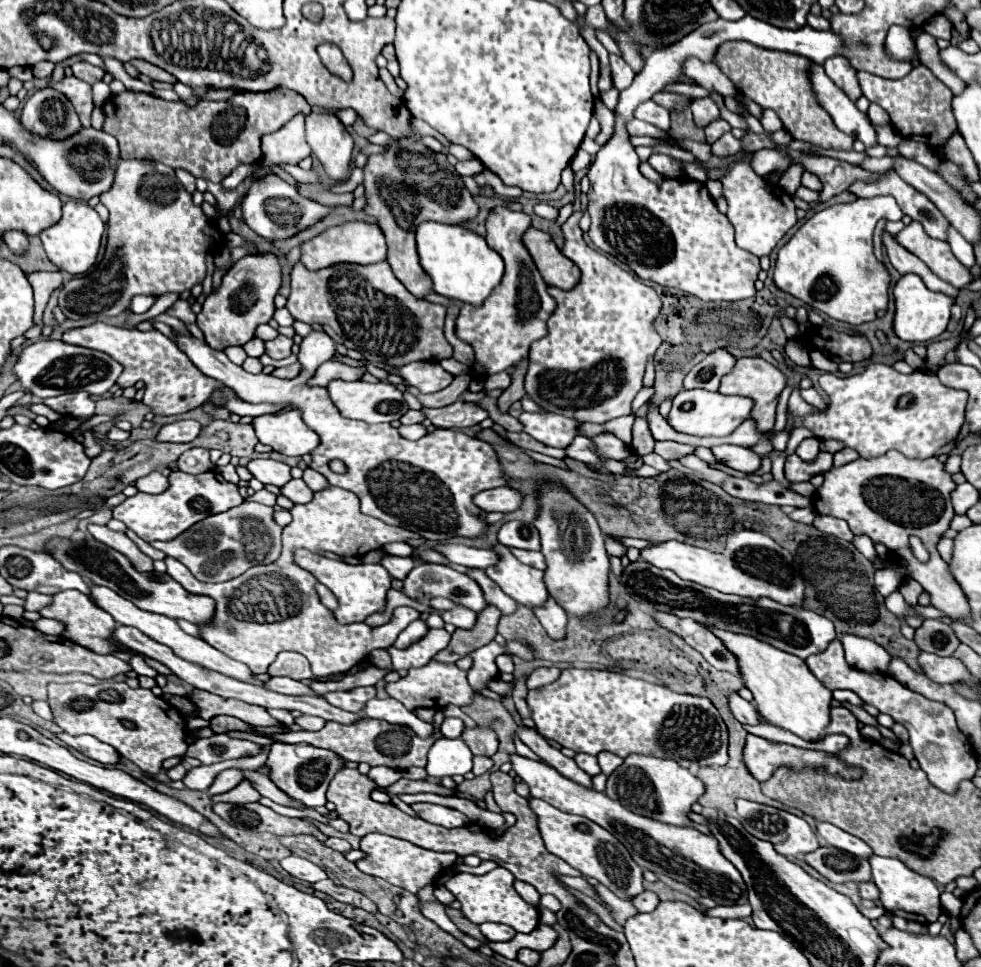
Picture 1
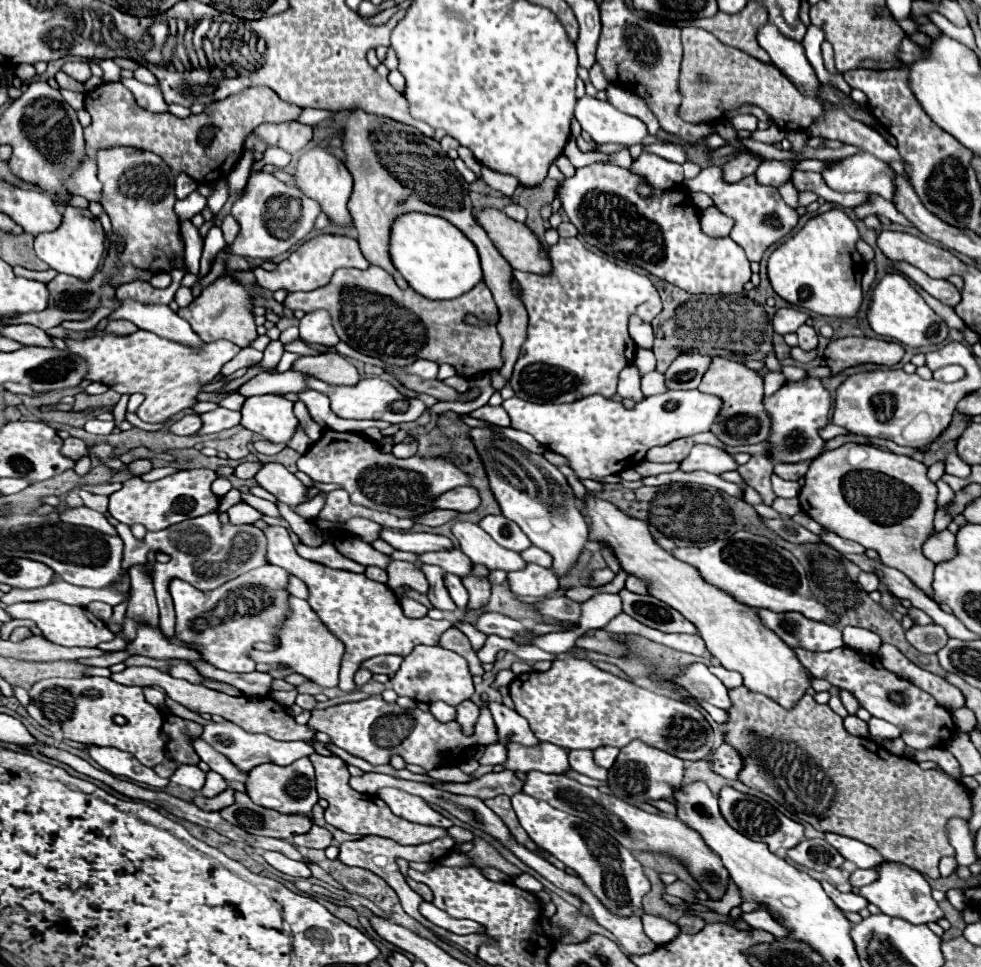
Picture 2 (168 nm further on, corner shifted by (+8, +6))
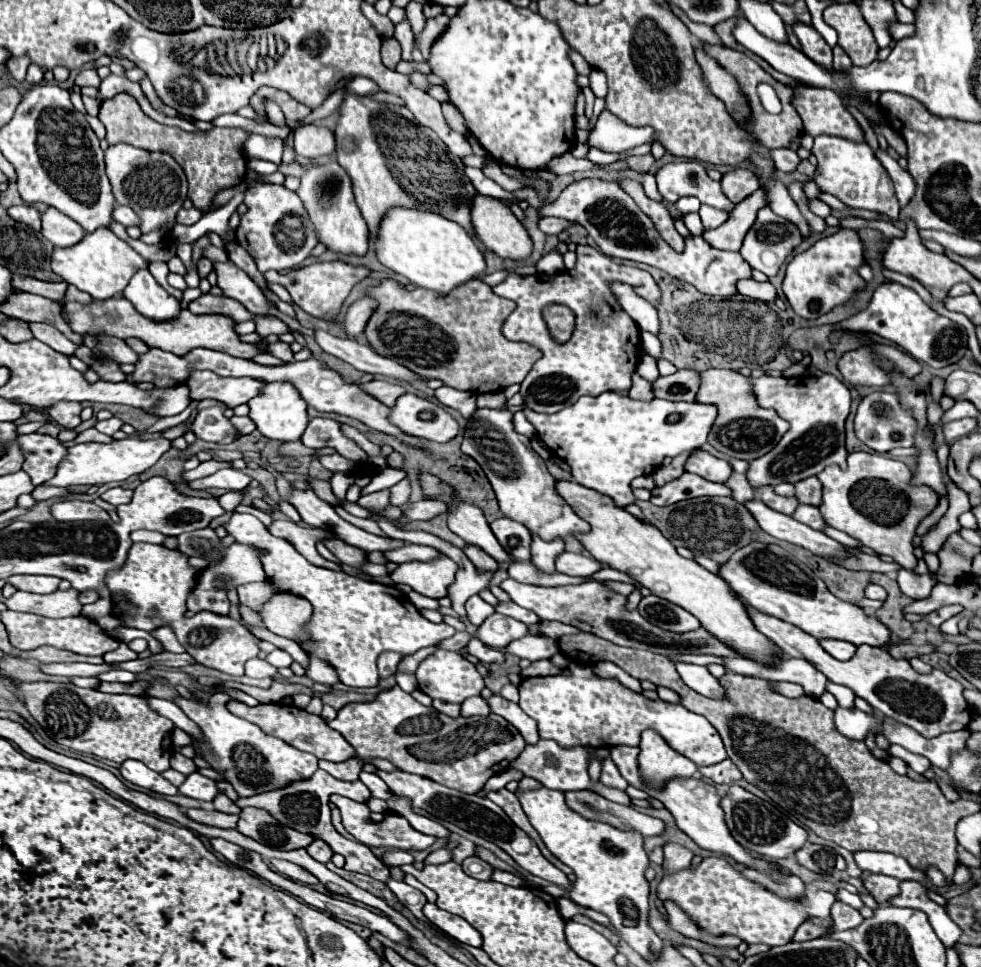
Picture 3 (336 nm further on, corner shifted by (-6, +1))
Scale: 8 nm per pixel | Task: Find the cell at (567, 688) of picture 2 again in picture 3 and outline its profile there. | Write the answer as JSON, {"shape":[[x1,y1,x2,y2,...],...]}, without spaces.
{"shape":[[572,663,570,669,564,675,554,675,554,677,530,677,522,679,520,683,520,707,524,709,526,715,530,715,538,723,540,739,552,739,562,747,616,747,616,745,630,745,638,747,640,743,640,733,646,729,656,731,674,751,682,753,690,761,694,761,698,767,704,765,714,765,726,759,726,749,724,743,718,735,718,731,706,721,706,717,688,711,682,705,666,703,666,701,652,701,646,699,642,693,636,693,628,687,624,687,618,679,602,679,598,677,590,667]]}

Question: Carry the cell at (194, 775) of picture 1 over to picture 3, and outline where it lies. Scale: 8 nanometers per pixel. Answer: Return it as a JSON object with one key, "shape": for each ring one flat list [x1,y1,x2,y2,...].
{"shape":[[196,771,196,773,188,775,186,781,180,785,180,793,200,799,200,801,212,801,218,795,218,787,216,787,214,779,204,777]]}

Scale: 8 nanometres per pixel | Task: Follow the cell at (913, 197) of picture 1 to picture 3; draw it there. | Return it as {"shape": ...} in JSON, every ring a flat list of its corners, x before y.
{"shape":[[820,135,814,139,812,153,818,159,820,175,816,177,818,187,824,193,830,193,844,201,850,207,856,209,870,209,884,213,892,219,892,213,898,213,900,205,894,197,894,185,890,185,890,177,886,177,886,171,882,165,878,165,878,157,874,157,874,151,866,143,854,143,832,135]]}

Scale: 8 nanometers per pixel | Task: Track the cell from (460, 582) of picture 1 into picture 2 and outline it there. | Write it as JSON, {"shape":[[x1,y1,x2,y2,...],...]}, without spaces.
{"shape":[[448,574,446,588,448,588,448,592,450,592,450,596,452,596,452,600,456,602,458,608,466,608,468,606,468,590,464,588,464,584,462,584,462,580,458,576]]}

